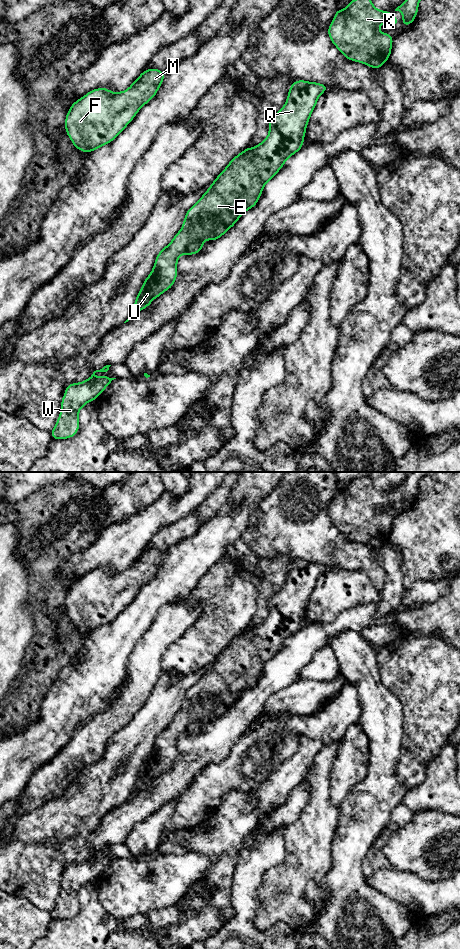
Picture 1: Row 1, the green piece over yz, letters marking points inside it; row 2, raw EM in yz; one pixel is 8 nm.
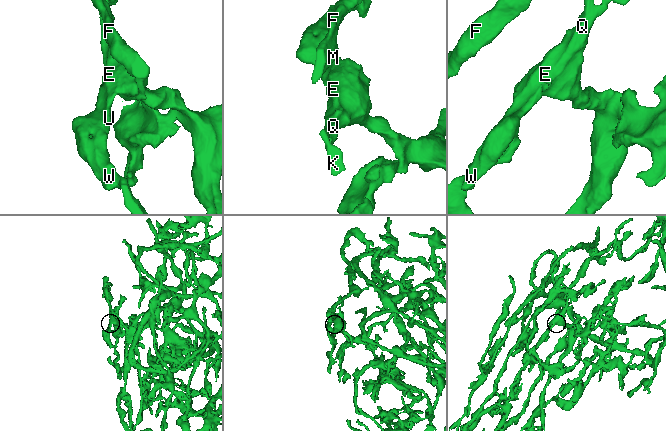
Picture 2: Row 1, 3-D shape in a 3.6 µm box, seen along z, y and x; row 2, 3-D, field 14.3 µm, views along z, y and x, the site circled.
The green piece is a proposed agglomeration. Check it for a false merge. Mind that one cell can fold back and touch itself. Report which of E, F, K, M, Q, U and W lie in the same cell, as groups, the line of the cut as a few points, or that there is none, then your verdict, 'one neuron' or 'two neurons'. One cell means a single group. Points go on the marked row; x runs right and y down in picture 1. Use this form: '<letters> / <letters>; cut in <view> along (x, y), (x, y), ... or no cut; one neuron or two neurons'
E F K M Q U W; no cut; one neuron

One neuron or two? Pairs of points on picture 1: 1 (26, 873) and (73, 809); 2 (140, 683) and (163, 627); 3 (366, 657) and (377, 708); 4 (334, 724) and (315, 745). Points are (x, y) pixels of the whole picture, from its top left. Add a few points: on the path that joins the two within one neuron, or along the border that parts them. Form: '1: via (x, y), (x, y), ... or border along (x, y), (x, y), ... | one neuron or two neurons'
1: via (35, 857), (38, 851), (64, 825) | one neuron
2: via (144, 669), (146, 657), (156, 641) | one neuron
3: via (366, 670), (366, 677), (373, 695) | one neuron
4: border along (299, 737), (318, 738), (323, 745) | two neurons

